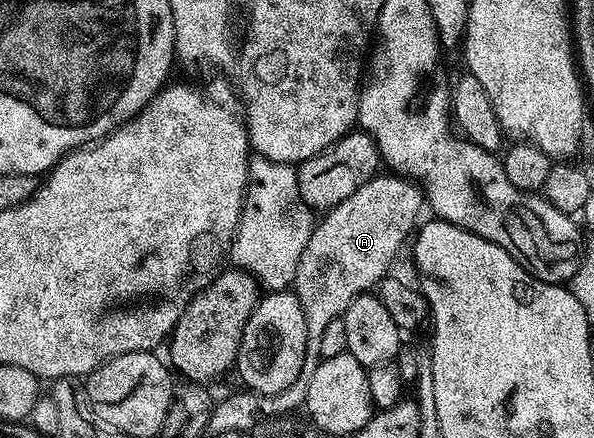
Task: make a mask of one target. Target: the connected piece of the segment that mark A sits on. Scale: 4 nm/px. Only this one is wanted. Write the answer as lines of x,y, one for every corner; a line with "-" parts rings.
394,173
383,174
365,181
353,197
345,197
345,201
332,207
316,222
309,245
305,245
305,253
301,253
297,261
293,293
305,313
308,344
318,344
325,325
340,318
358,295
370,292
390,272
387,270
395,254
407,238
407,242
412,238
420,222
419,210
425,207
422,190
412,180

